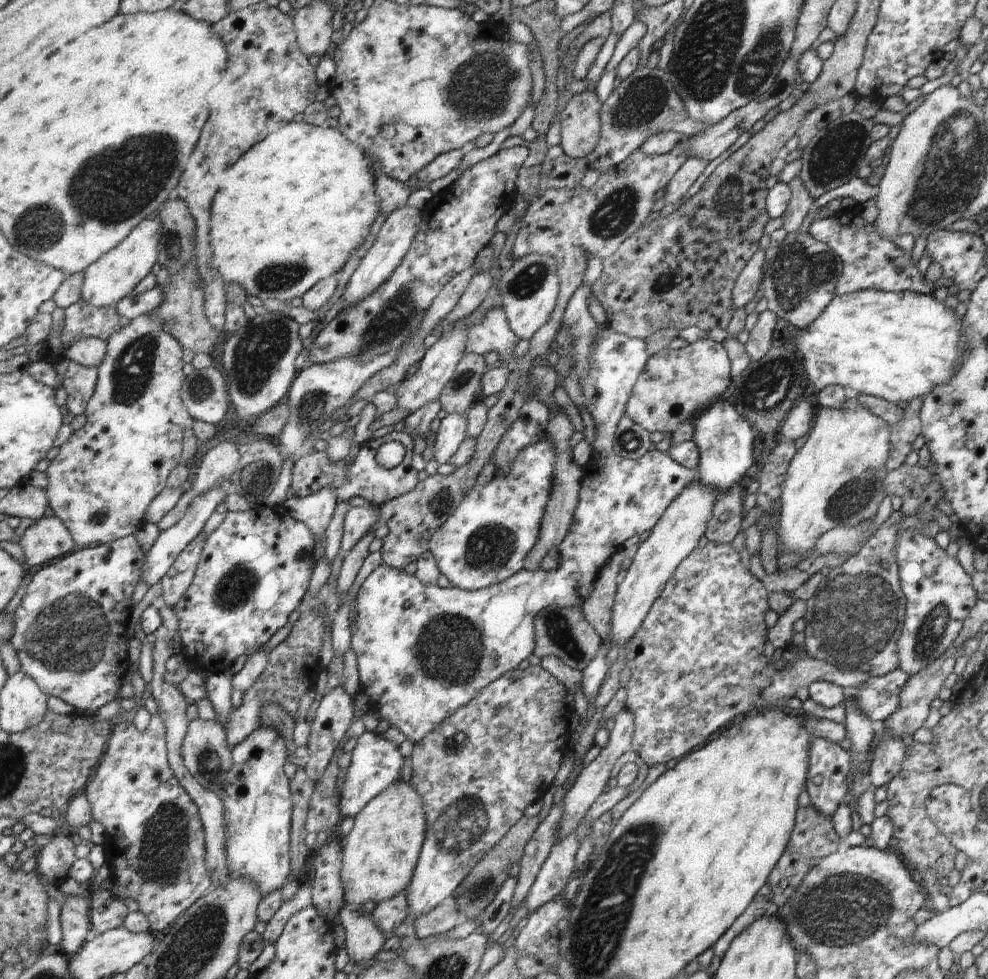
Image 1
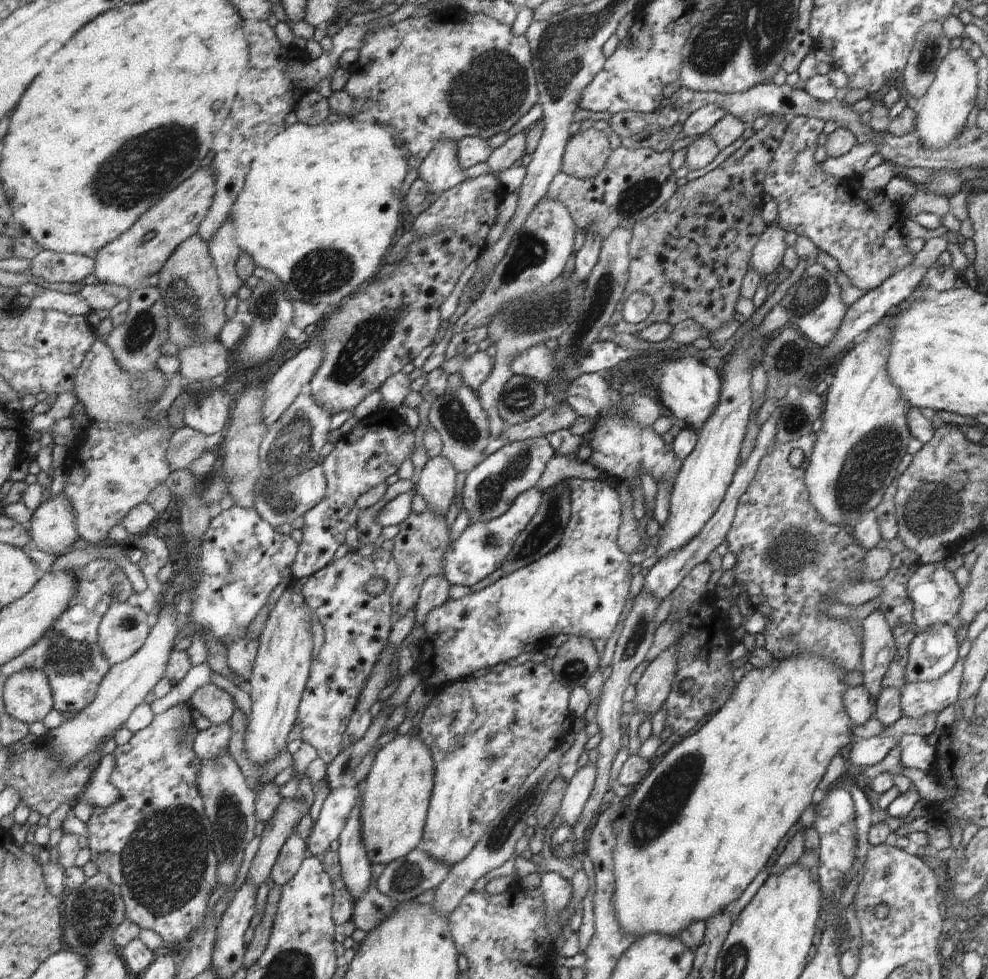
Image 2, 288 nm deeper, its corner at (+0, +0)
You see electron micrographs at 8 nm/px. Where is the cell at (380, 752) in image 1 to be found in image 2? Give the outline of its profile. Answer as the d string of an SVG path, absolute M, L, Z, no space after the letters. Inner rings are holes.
M341 788L341 790L331 790L331 794L327 796L319 820L315 820L315 830L311 834L311 838L307 840L309 844L309 854L313 856L321 856L329 852L329 848L333 846L335 840L341 838L343 828L353 812L353 808L357 806L357 800L361 796L361 788Z

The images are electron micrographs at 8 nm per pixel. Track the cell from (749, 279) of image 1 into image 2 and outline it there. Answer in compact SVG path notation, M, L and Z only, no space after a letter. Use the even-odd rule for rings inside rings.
M767 226L761 232L759 242L751 250L749 268L757 270L761 276L771 274L777 268L777 264L781 264L781 260L783 260L783 254L787 248L783 242L785 236L787 236L787 232L781 226Z

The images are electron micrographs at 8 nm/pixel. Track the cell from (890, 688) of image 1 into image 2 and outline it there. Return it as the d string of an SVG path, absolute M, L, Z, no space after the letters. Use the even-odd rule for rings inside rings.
M933 624L925 632L919 632L909 644L907 684L933 682L945 676L959 662L957 648L953 624Z

